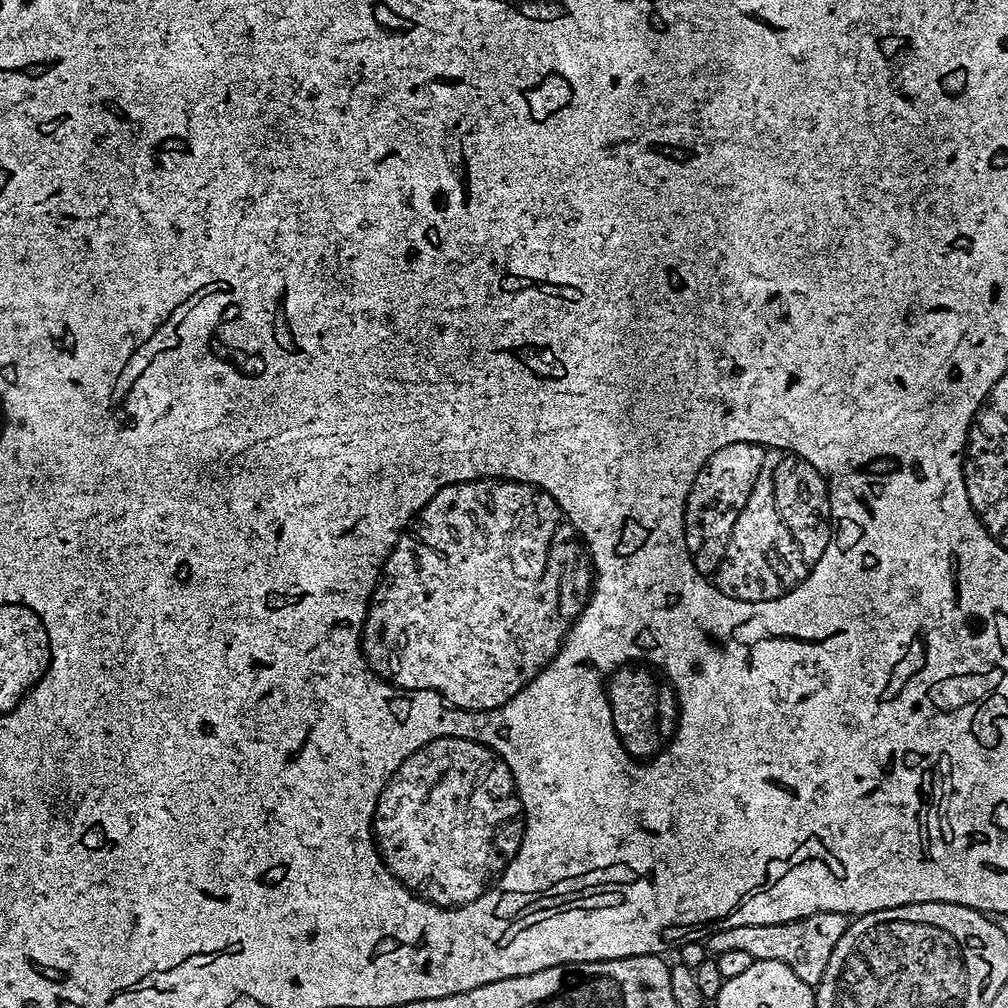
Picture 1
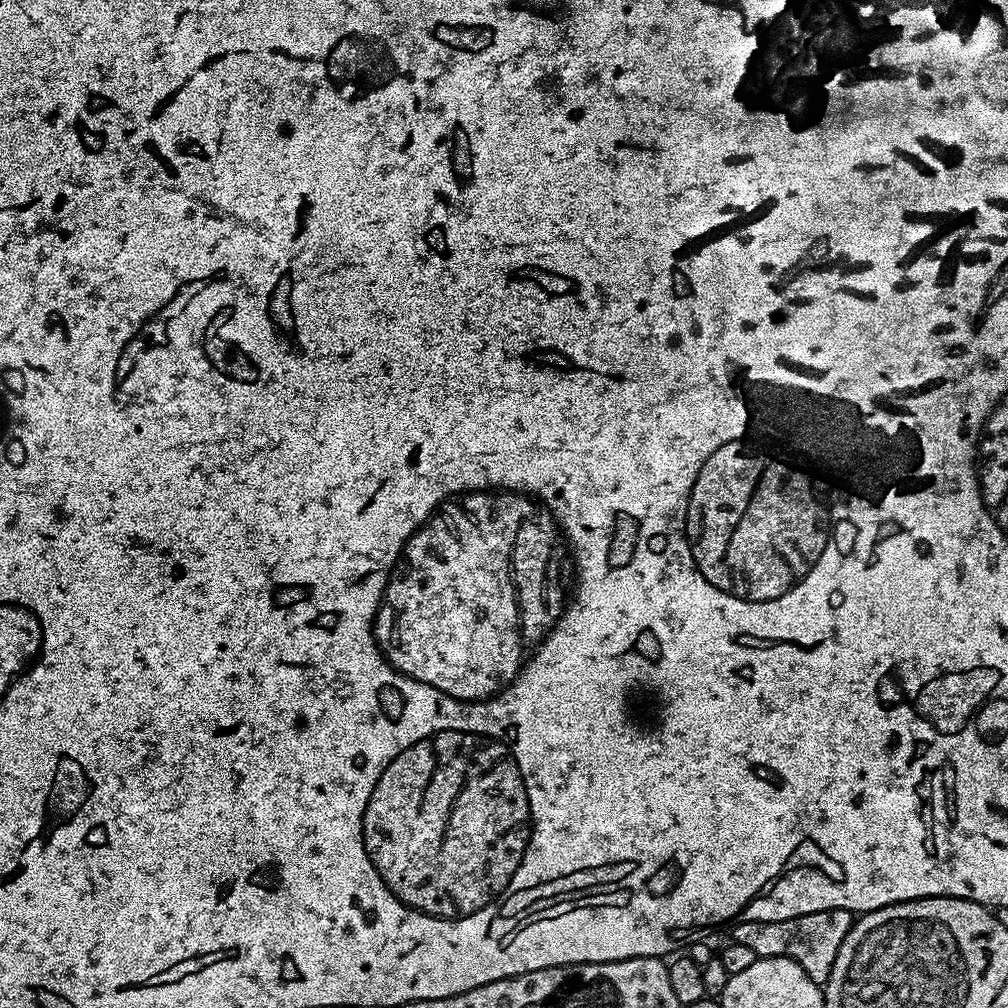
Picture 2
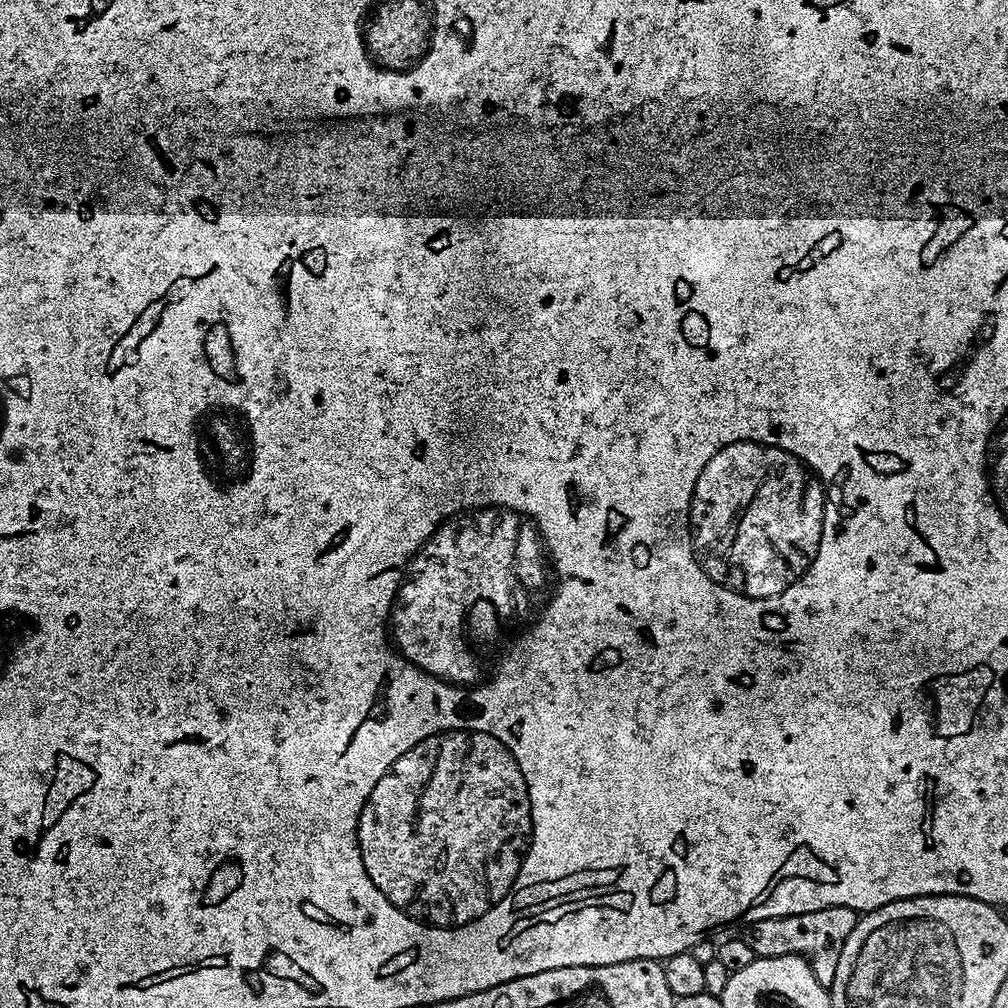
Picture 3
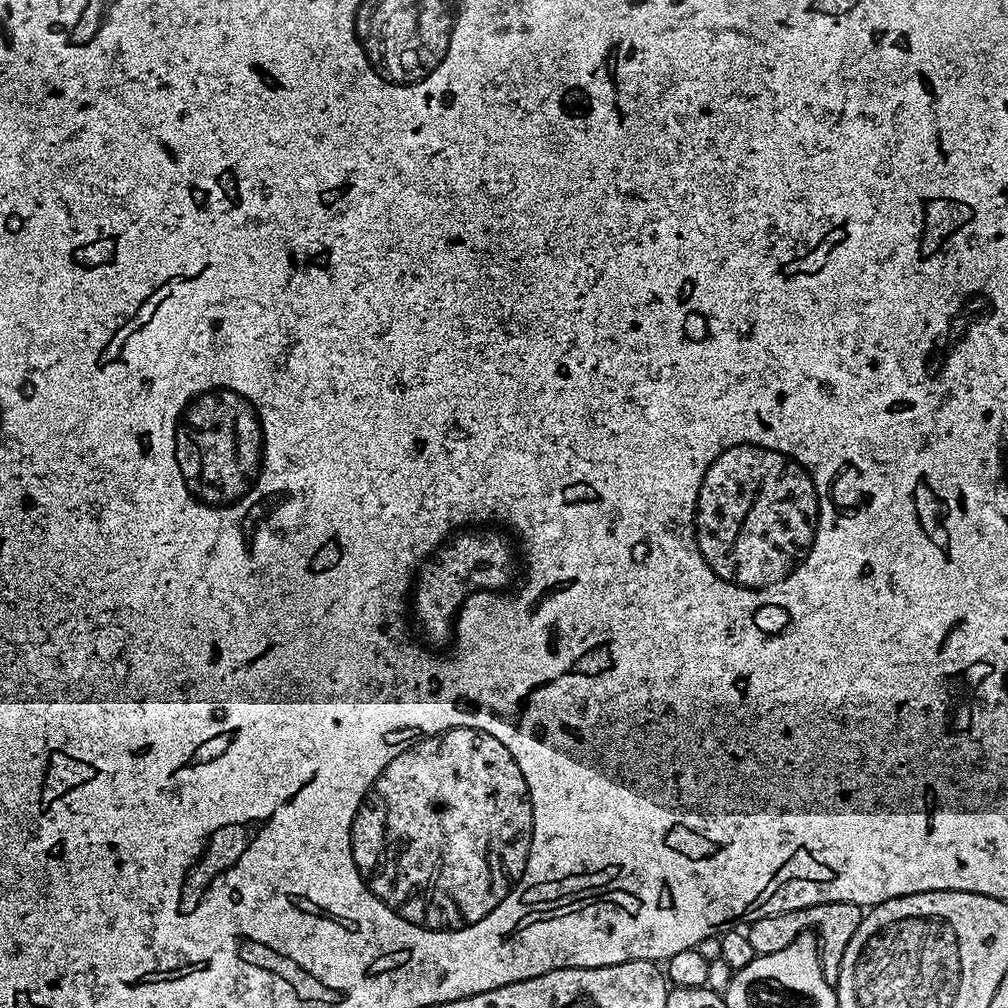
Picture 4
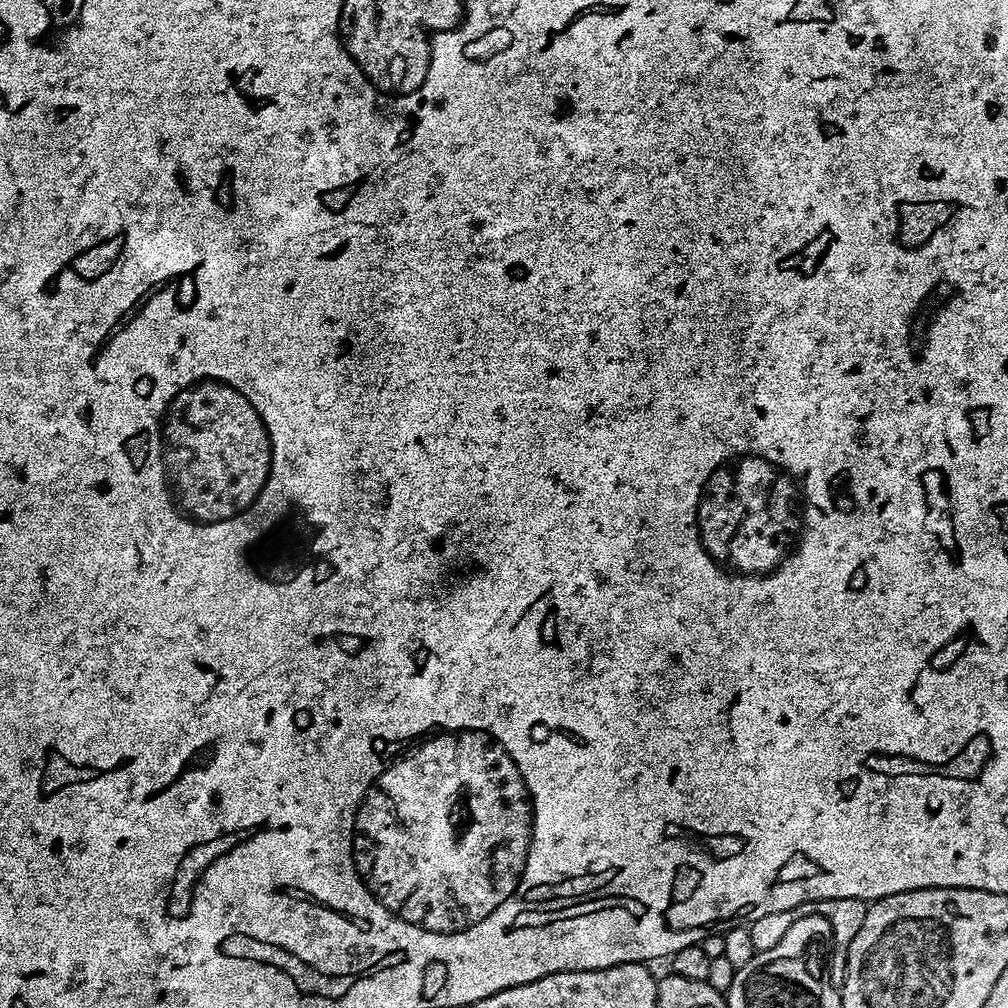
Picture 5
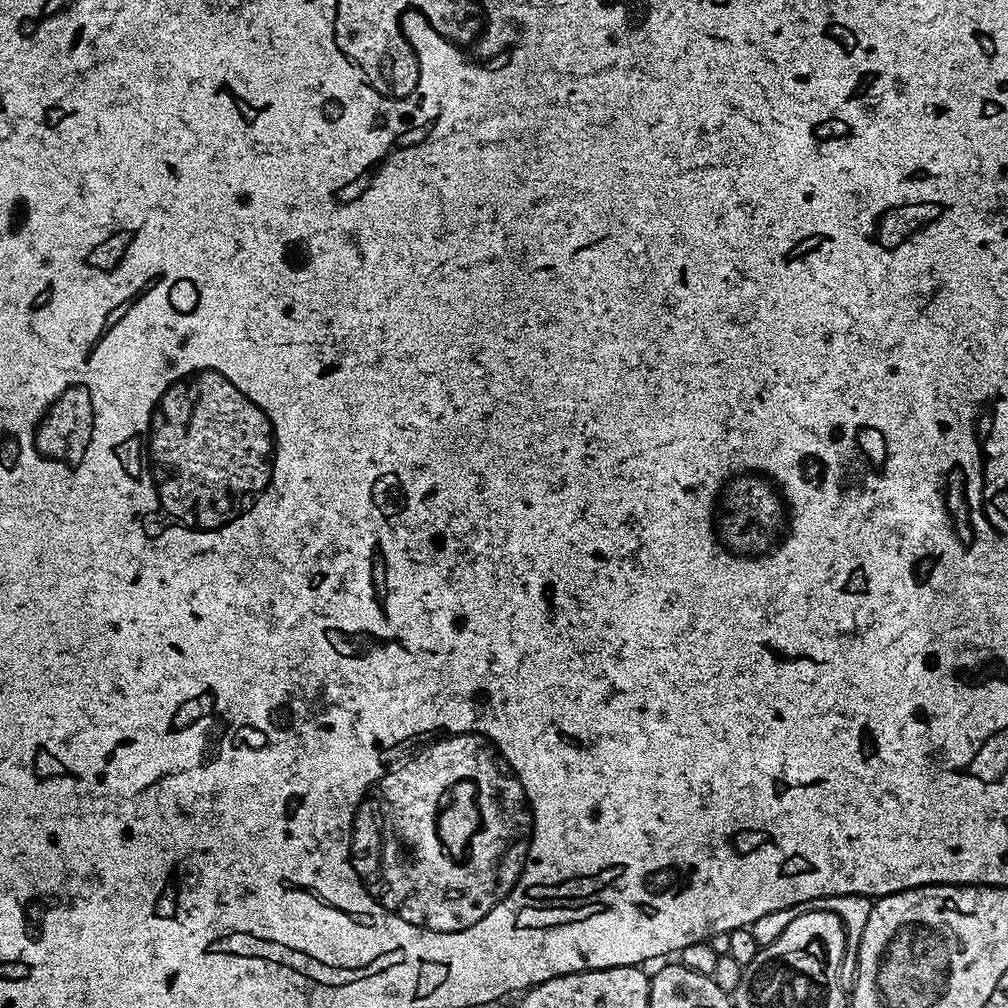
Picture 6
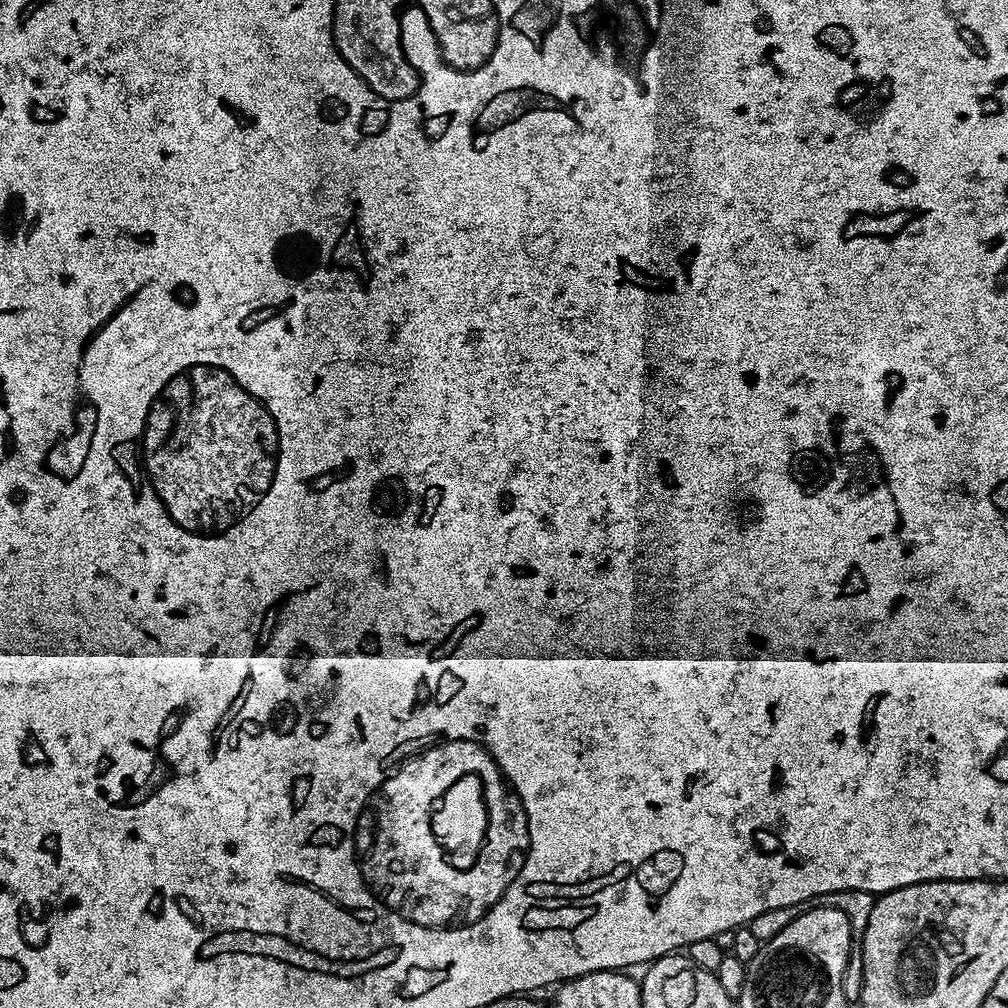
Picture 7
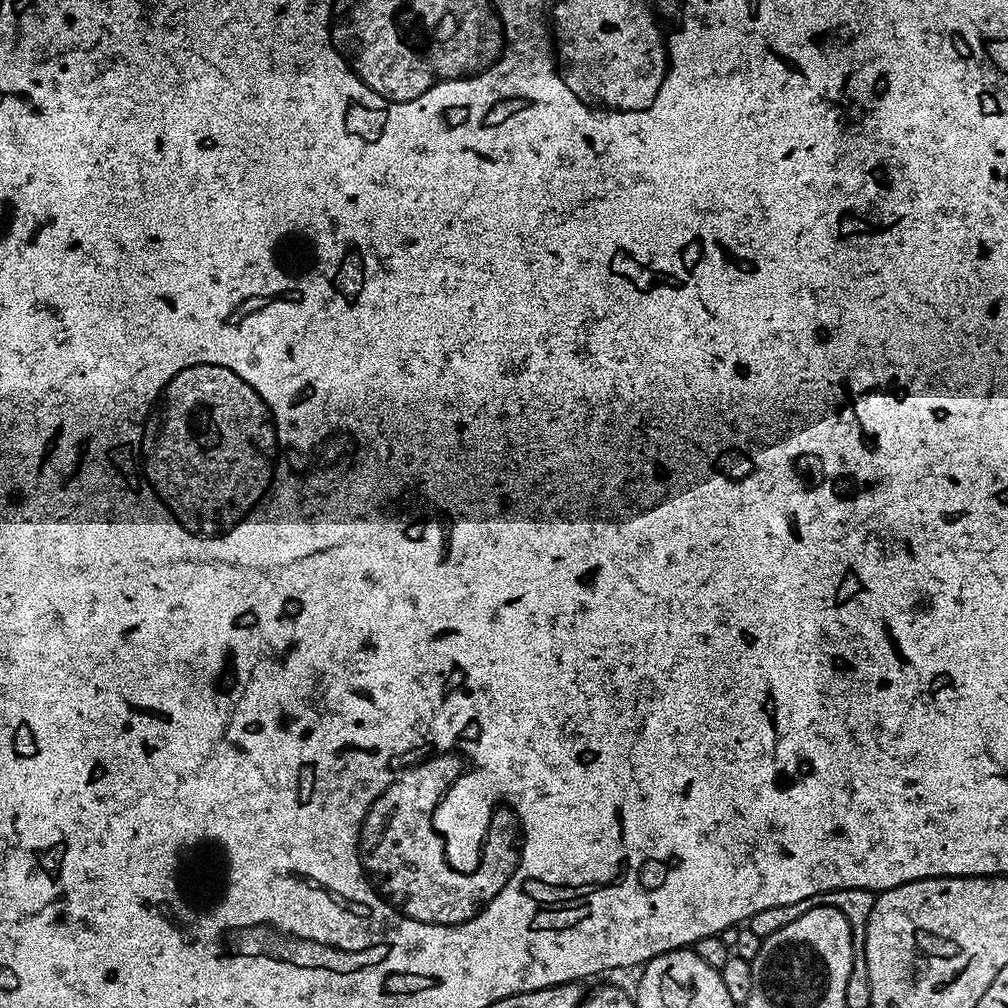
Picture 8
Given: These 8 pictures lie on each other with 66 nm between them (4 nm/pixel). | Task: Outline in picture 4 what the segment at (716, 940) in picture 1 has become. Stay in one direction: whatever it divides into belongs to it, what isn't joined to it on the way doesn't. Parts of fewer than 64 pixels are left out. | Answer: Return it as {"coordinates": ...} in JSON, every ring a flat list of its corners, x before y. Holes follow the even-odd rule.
{"coordinates":[[830,902,758,918,747,925,746,931,750,938,750,946,754,946,756,954,765,956,766,954,775,954,776,951,790,946,790,942,794,942,794,938,801,932,811,930,818,941,820,965,824,976,835,982,842,970,842,954,846,954,846,946,850,946,850,938,854,938,854,930,858,930,858,926,864,920,864,914,865,909,861,905,850,902]]}

